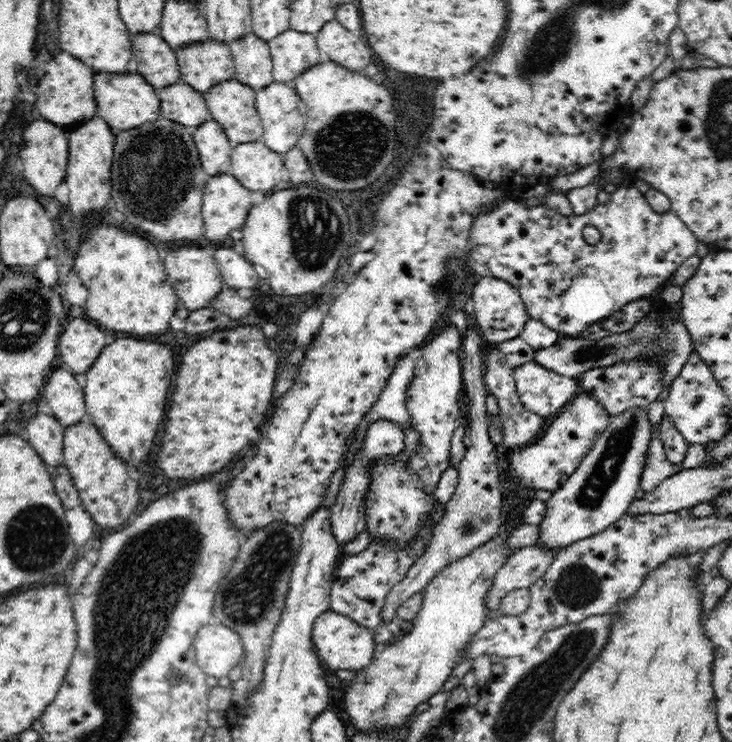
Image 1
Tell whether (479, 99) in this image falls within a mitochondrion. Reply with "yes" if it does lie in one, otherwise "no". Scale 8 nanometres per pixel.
no

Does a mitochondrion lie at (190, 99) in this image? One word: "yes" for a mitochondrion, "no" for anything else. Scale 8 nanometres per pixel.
no

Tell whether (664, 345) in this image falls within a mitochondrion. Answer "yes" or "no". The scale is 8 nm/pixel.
yes

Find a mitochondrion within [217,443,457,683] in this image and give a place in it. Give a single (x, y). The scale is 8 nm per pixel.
(249, 599)

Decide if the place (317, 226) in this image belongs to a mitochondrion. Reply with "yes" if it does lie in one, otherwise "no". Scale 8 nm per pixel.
yes

